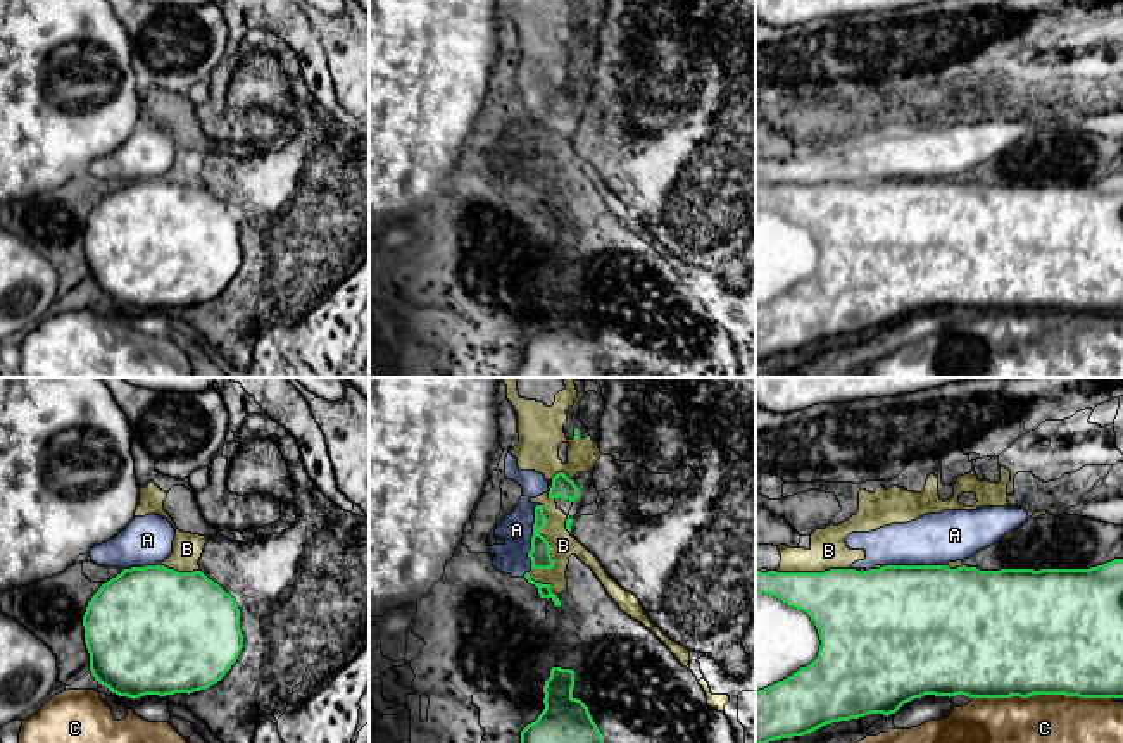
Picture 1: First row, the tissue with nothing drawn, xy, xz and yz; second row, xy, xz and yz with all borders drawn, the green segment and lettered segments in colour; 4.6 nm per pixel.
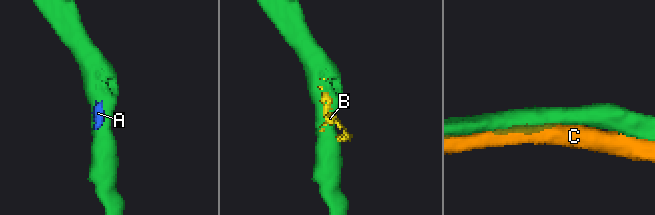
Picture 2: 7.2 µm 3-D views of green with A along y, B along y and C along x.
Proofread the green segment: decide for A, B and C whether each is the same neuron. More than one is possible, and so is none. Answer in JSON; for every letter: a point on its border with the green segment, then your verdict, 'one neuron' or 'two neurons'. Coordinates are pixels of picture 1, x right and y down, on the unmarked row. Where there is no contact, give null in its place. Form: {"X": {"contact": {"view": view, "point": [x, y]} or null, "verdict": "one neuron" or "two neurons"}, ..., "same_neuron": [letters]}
{"A": {"contact": {"view": "xz", "point": [532, 150]}, "verdict": "two neurons"}, "B": {"contact": {"view": "xz", "point": [544, 150]}, "verdict": "two neurons"}, "C": {"contact": {"view": "yz", "point": [1042, 307]}, "verdict": "two neurons"}, "same_neuron": []}

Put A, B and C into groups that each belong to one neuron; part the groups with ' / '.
A B / C

